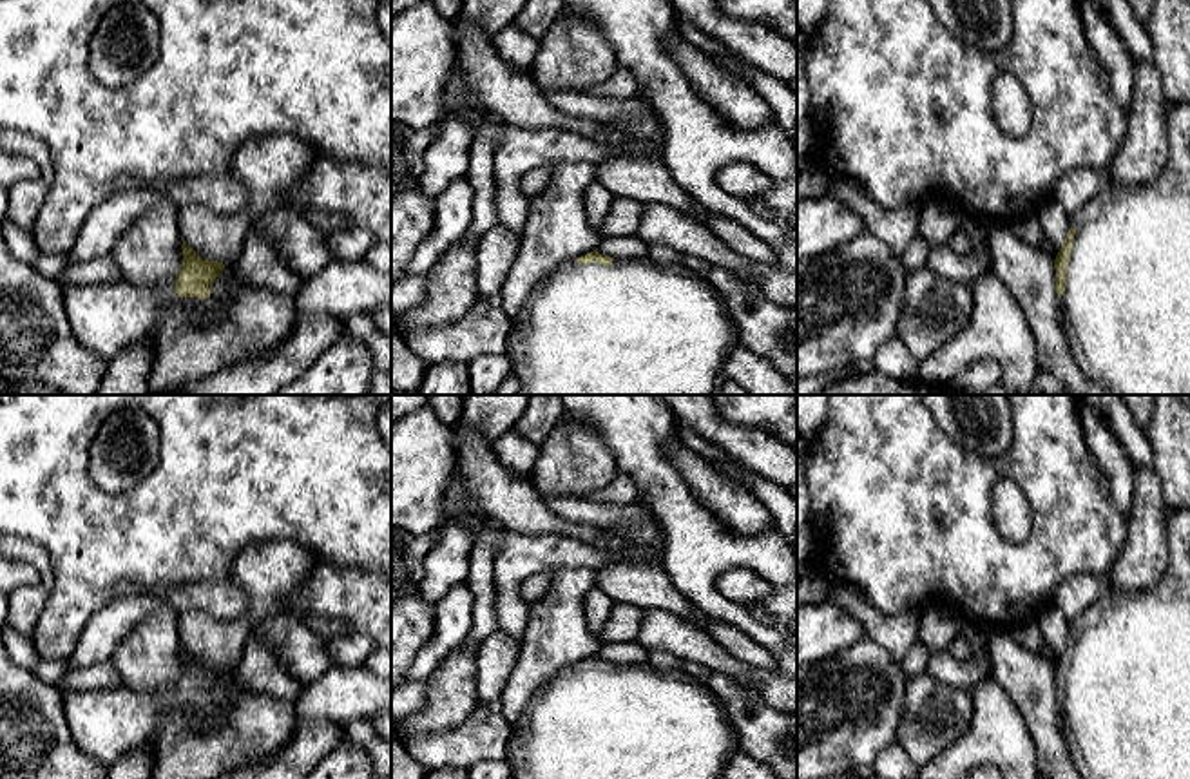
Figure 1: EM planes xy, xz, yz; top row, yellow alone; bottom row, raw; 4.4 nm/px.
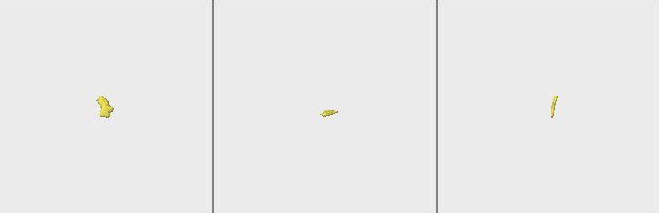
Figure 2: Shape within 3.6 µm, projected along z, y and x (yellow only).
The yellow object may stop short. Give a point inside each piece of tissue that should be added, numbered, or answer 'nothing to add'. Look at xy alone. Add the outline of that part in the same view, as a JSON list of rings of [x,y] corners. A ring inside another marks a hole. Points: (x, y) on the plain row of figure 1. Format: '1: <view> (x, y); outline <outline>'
1: xy (107, 725); outline [[[234,668],[225,670],[225,678],[212,688],[212,699],[208,705],[179,703],[176,699],[176,685],[161,690],[134,690],[123,683],[105,690],[85,690],[85,692],[63,692],[63,714],[67,726],[72,734],[76,746],[91,759],[110,768],[116,761],[139,750],[149,752],[154,757],[154,766],[159,754],[158,728],[161,717],[168,710],[196,710],[206,714],[214,726],[223,723],[223,708],[226,705],[228,685],[237,685]]]

